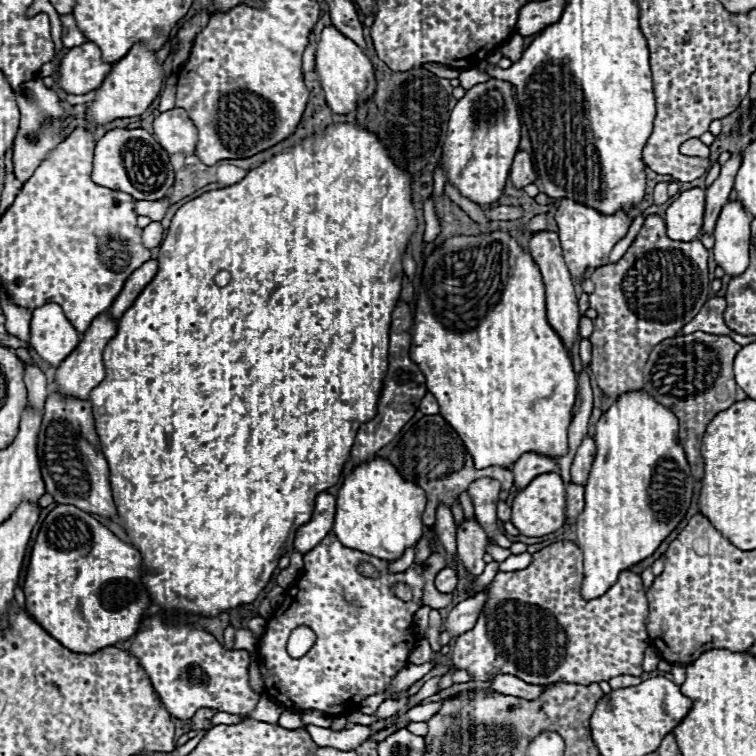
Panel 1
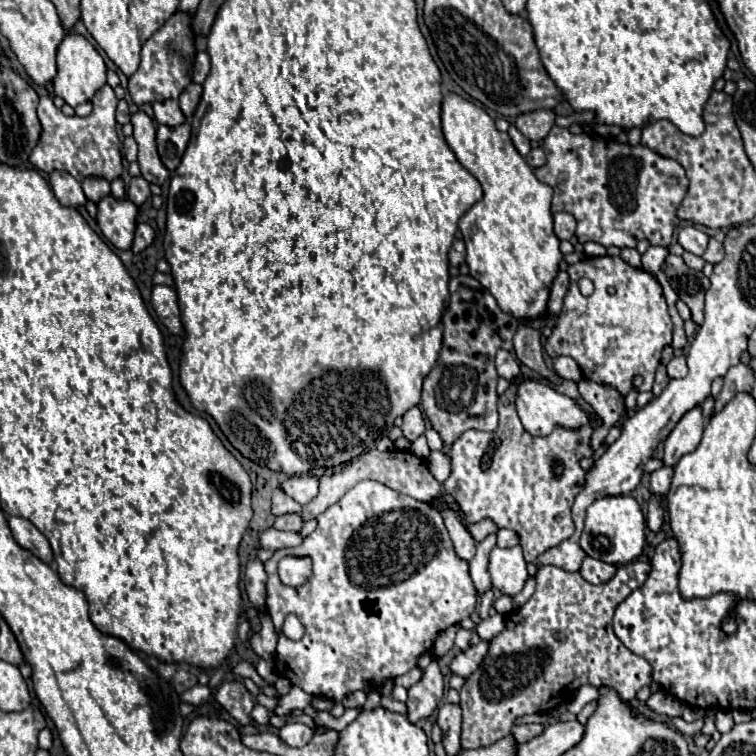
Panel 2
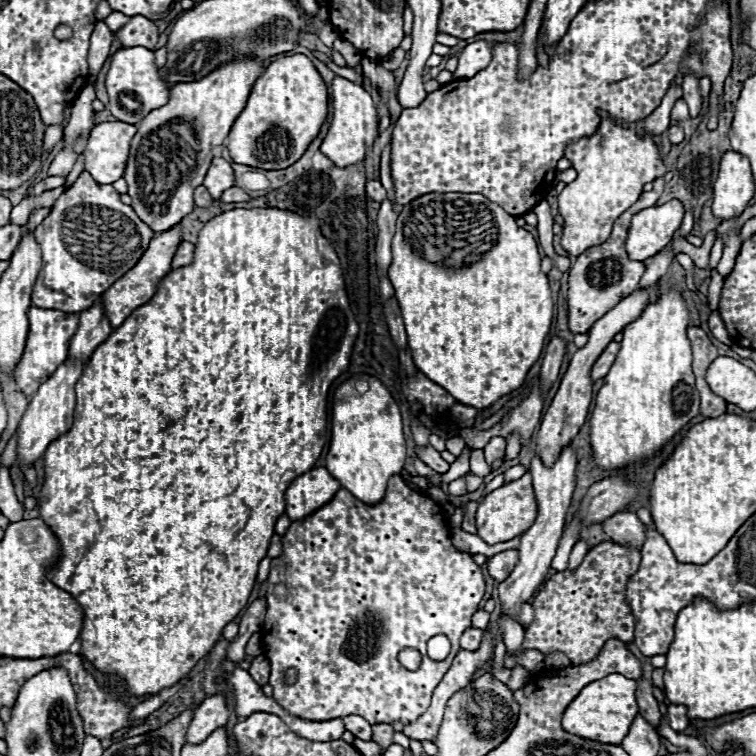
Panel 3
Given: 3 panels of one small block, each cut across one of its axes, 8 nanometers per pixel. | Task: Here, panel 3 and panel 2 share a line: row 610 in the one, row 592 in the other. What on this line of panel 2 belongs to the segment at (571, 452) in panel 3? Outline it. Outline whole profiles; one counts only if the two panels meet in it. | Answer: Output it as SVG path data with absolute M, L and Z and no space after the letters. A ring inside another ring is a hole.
M494 546L488 560L488 572L492 580L492 588L500 590L502 594L516 596L524 582L528 580L526 560L522 556L520 546L512 548L498 548Z

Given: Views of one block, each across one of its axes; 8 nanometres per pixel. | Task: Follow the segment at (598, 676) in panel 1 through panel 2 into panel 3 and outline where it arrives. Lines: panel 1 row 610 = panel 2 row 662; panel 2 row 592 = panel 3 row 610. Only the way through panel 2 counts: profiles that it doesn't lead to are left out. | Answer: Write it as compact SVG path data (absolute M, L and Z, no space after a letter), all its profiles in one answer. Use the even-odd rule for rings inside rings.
M600 542L586 554L576 570L552 574L532 598L534 620L524 630L524 644L512 652L512 656L520 656L526 650L538 650L544 656L562 652L572 664L588 664L610 638L630 644L634 640L636 618L626 604L626 582L638 566L640 548Z

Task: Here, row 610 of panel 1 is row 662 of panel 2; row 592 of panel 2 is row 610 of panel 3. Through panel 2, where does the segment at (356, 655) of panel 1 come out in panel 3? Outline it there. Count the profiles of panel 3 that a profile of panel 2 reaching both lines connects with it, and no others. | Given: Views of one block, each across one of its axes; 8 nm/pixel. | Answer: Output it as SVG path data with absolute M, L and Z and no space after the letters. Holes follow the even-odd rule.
M392 476L388 490L386 490L386 498L380 504L364 504L360 500L356 500L348 490L338 490L336 496L322 506L320 510L316 510L312 516L300 520L300 522L292 522L292 526L288 528L288 534L282 536L282 556L272 560L272 570L268 576L270 584L286 584L290 594L286 600L268 600L268 612L266 612L266 620L264 620L264 630L262 630L262 642L264 642L264 654L270 656L270 666L272 666L272 674L270 674L270 686L274 688L274 700L292 716L302 718L302 720L310 720L310 722L320 722L320 720L332 720L332 718L344 718L350 714L362 716L366 718L370 724L390 724L394 720L402 720L404 724L416 720L420 714L424 714L424 710L430 704L430 696L436 688L436 684L440 682L440 676L444 676L444 672L450 668L456 652L460 652L460 636L464 634L464 628L470 628L470 620L472 614L478 610L478 604L484 596L484 578L480 572L480 566L474 564L472 556L466 552L458 552L452 546L450 540L450 530L448 530L448 522L442 514L442 508L438 504L434 504L428 494L424 492L416 492L410 490L404 480L400 476ZM436 634L446 634L452 642L452 650L448 654L446 660L432 660L426 654L426 642L436 636ZM402 648L418 648L422 652L422 664L418 670L406 670L402 668L402 664L398 662L398 652ZM294 668L296 670L296 682L294 684L286 684L284 676L286 672Z

